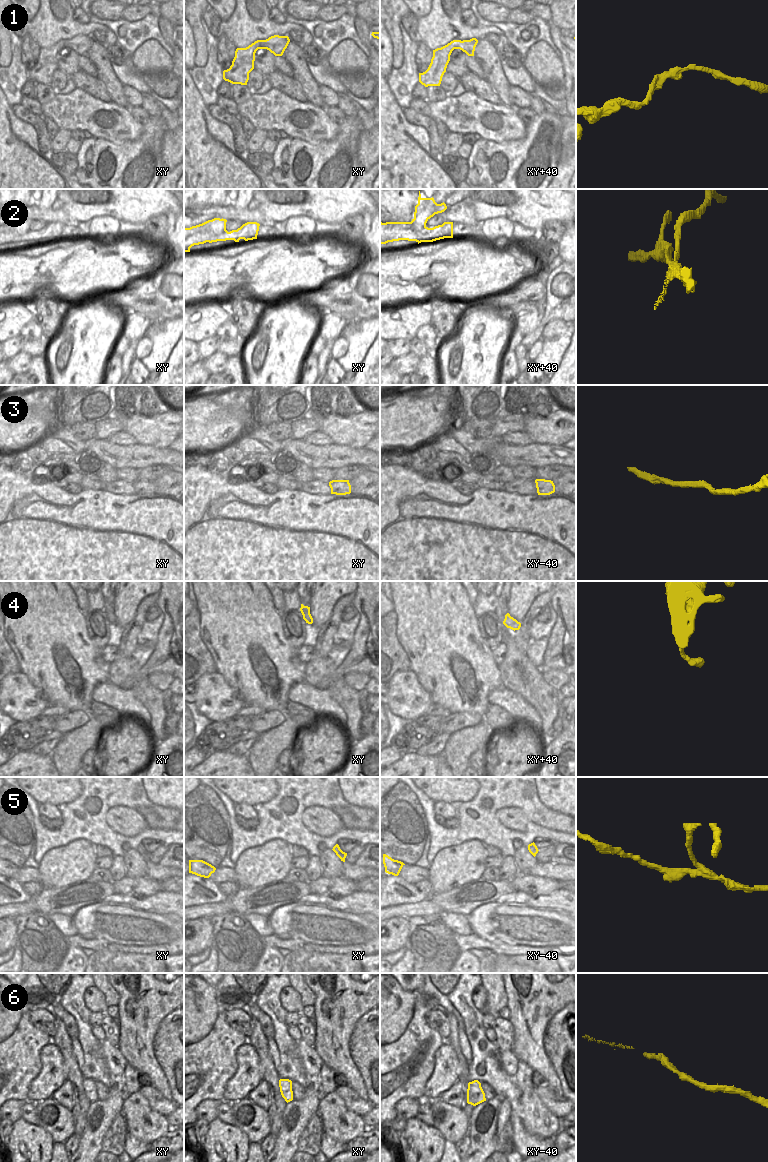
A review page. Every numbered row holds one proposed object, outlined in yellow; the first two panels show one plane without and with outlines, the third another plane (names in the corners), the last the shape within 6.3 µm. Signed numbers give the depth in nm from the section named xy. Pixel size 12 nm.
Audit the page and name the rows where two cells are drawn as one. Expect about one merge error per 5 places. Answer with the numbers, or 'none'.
2, 5

